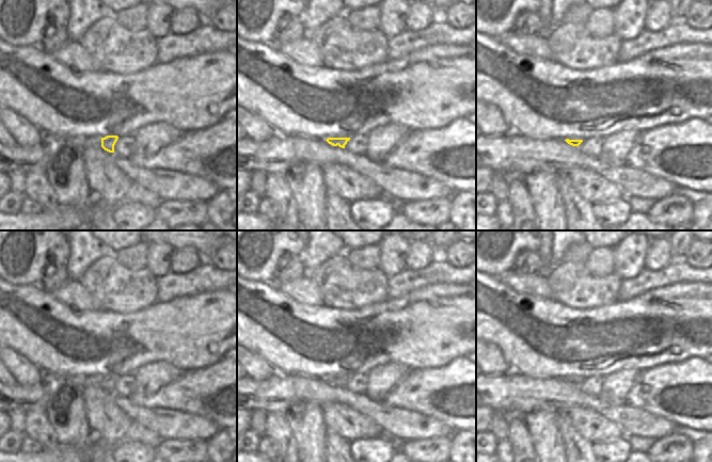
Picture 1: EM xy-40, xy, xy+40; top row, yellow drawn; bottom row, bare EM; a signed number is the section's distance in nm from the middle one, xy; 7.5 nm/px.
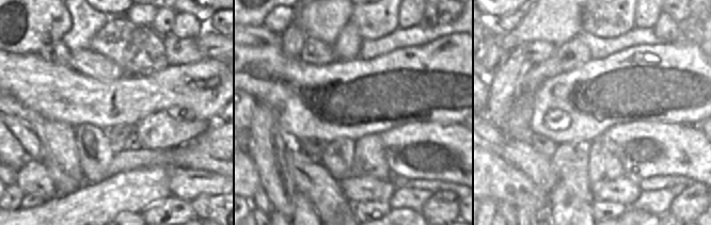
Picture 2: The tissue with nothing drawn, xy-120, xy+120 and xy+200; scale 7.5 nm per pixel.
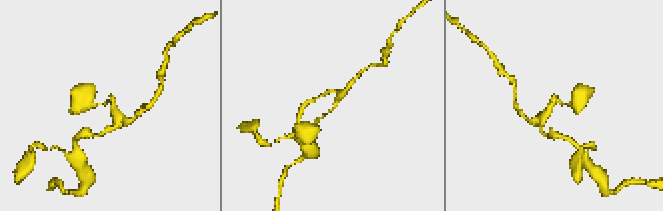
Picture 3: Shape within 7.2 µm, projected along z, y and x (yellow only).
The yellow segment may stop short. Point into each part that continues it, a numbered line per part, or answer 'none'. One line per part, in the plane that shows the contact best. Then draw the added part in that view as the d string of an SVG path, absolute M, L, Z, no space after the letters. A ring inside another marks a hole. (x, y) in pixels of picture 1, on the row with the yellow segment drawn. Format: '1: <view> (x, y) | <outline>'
none

